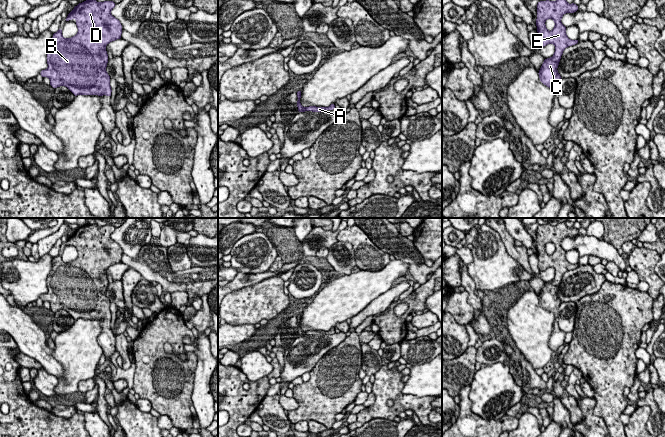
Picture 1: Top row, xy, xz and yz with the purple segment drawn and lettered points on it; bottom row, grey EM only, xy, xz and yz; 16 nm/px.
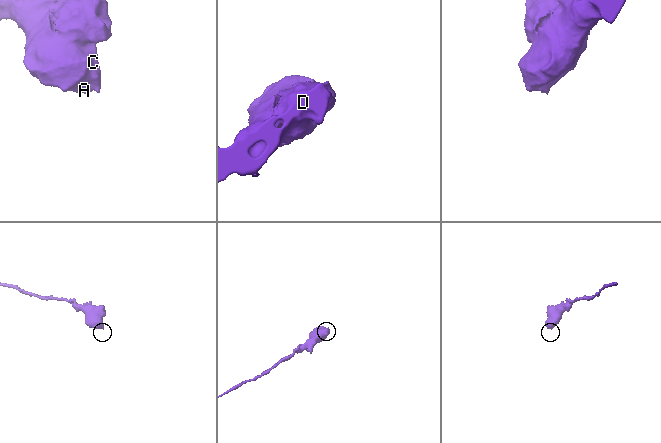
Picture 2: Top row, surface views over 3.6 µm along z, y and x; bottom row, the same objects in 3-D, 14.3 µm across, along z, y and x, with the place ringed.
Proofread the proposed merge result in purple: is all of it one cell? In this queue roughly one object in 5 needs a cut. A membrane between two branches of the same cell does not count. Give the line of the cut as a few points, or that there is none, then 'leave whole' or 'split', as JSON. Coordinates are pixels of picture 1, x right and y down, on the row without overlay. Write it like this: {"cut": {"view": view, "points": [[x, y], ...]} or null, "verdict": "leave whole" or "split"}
{"cut": null, "verdict": "leave whole"}

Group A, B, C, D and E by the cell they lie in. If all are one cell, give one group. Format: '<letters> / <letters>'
A B C D E

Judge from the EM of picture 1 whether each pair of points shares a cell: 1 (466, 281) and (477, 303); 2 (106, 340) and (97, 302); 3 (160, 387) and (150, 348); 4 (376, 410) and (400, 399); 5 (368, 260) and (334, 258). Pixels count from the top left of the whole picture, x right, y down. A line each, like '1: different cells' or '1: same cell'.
1: same cell
2: same cell
3: same cell
4: same cell
5: different cells

